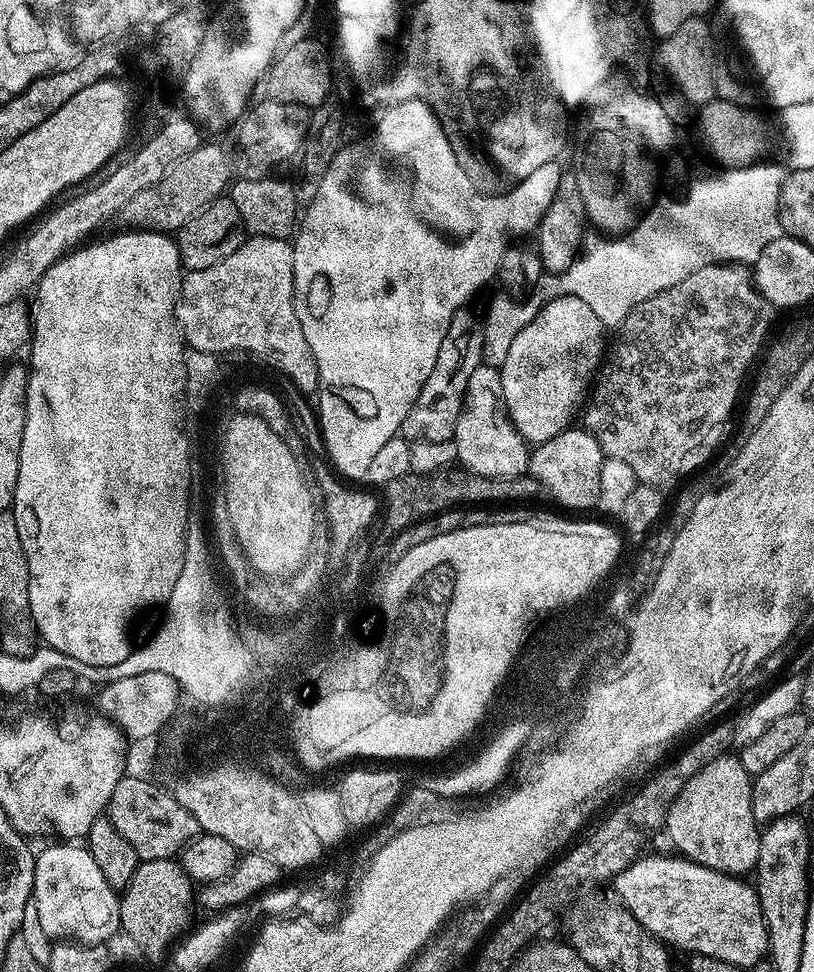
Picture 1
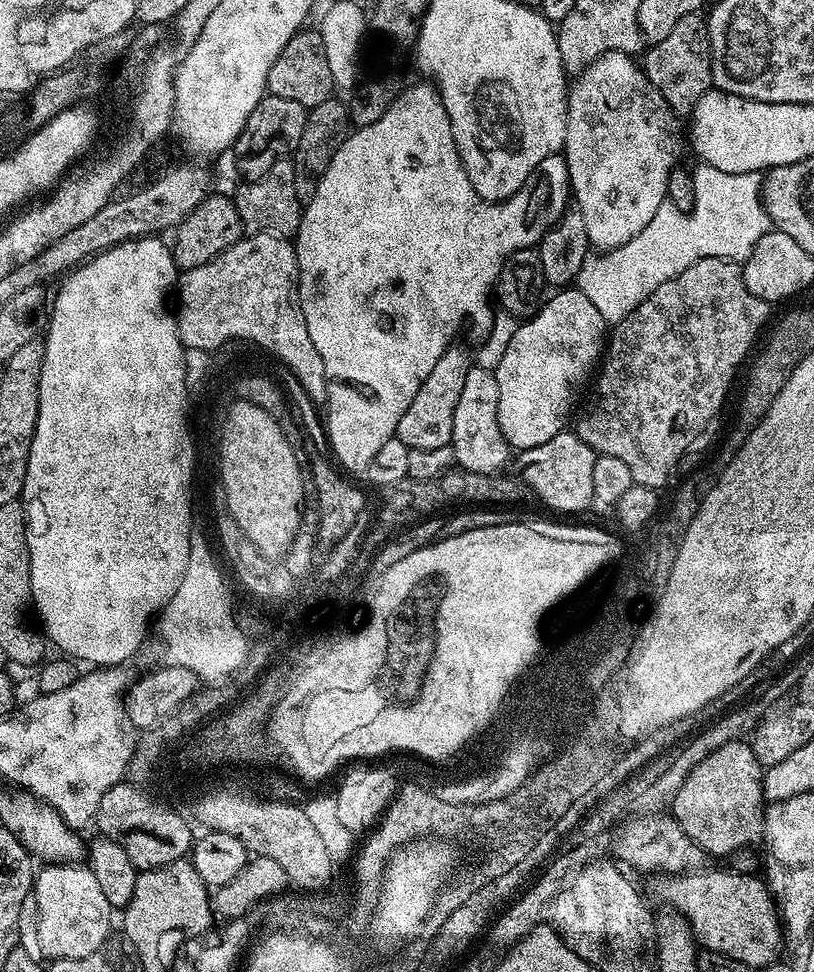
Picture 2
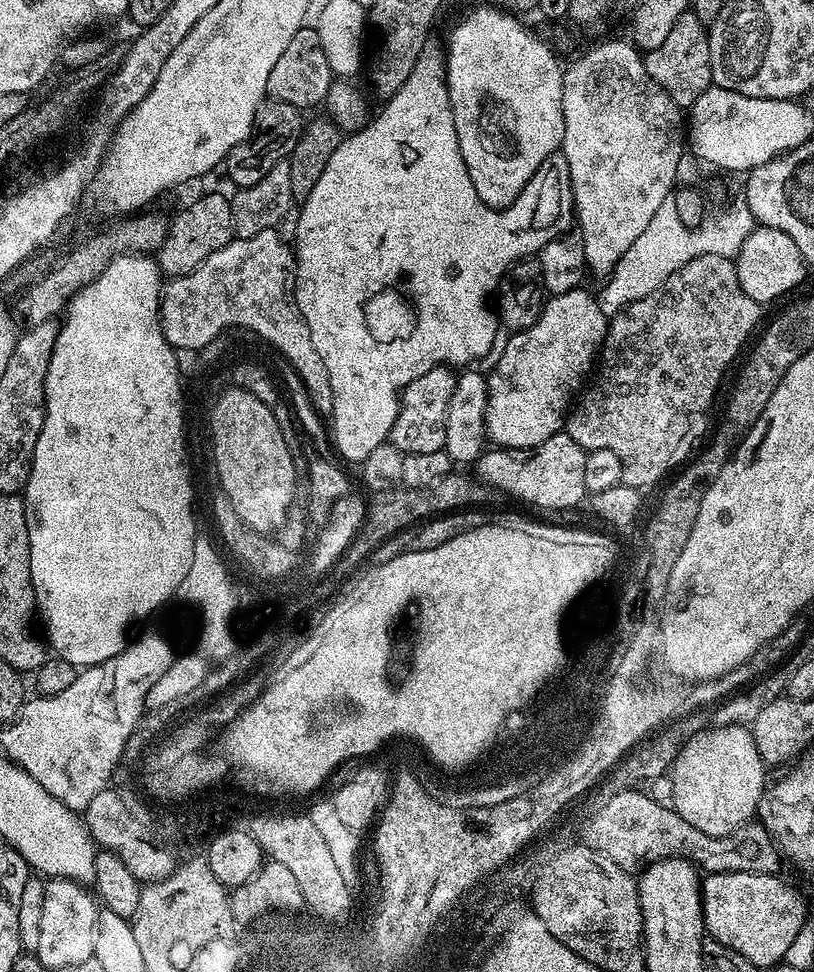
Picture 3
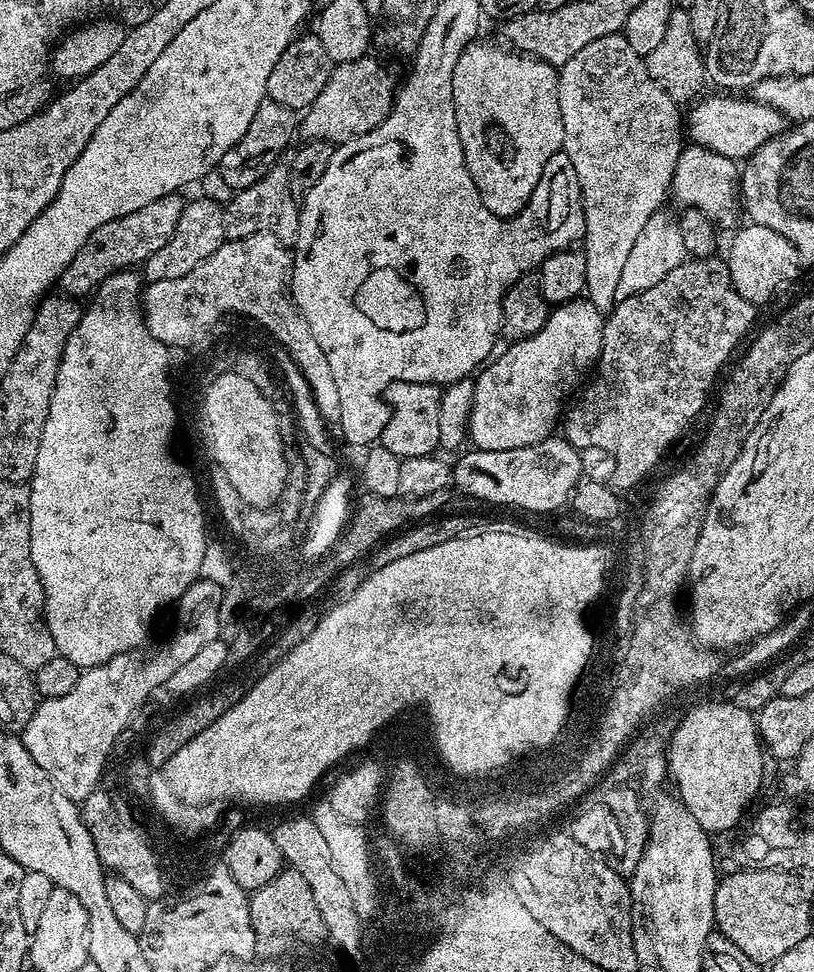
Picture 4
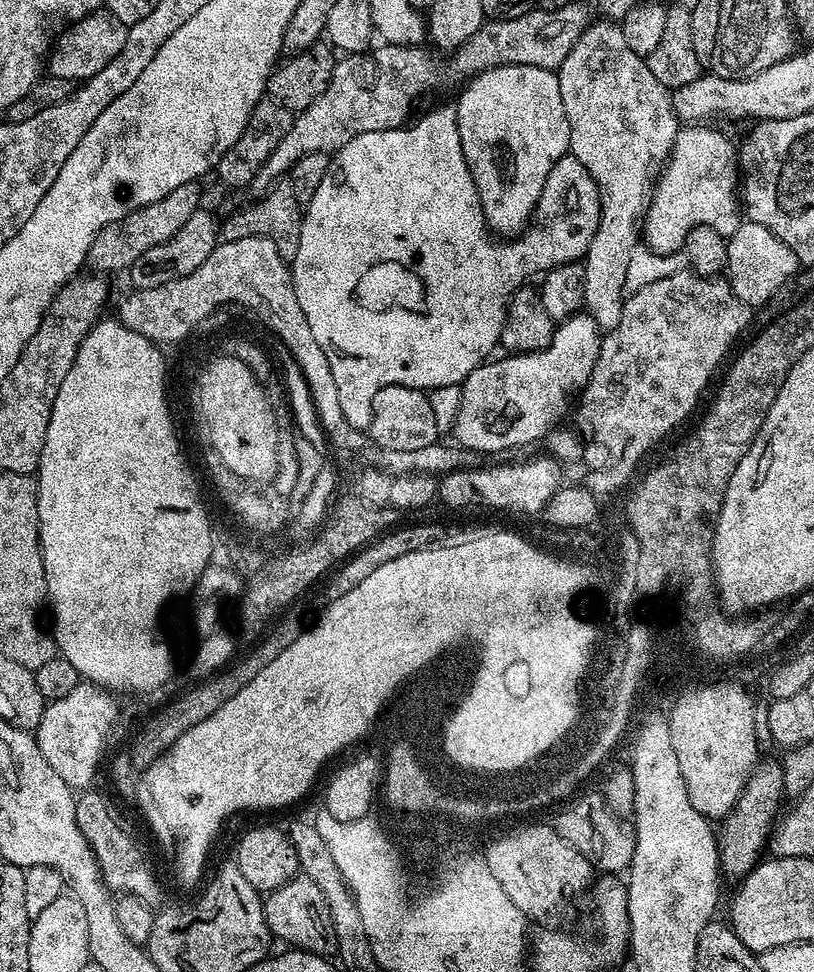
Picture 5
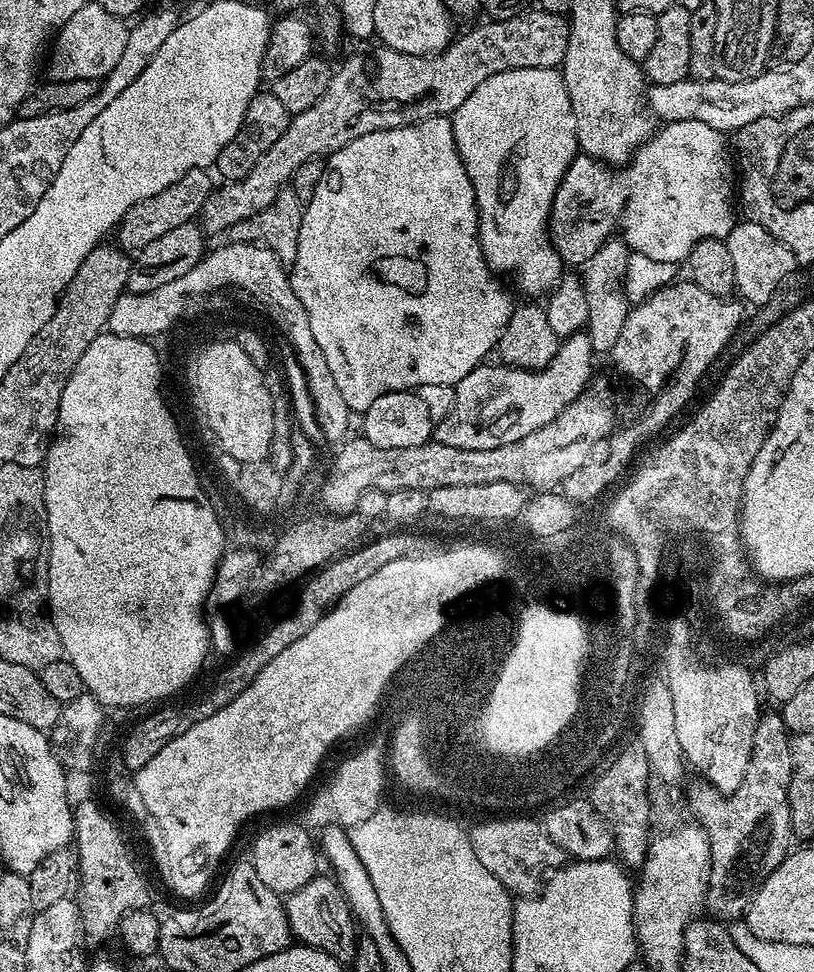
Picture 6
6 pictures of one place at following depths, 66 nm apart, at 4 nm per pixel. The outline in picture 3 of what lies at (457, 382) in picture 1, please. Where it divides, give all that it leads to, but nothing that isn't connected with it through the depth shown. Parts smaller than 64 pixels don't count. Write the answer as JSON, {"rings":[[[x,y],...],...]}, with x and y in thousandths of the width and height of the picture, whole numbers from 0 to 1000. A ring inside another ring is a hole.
{"rings":[[[542,377],[509,389],[491,403],[491,421],[482,430],[477,453],[498,469],[504,467],[533,467],[545,464],[548,455],[548,422],[553,405],[558,405],[561,384],[554,378]]]}

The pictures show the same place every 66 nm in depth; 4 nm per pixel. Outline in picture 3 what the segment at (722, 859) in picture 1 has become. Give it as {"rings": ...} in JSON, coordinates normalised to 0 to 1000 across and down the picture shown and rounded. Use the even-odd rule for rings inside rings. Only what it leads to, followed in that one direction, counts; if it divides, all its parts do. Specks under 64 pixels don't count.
{"rings":[[[887,745],[875,747],[871,753],[856,752],[855,756],[840,763],[829,786],[823,791],[826,798],[824,830],[853,854],[862,854],[869,860],[892,860],[920,847],[930,838],[934,829],[934,818],[937,817],[941,787],[931,776],[931,767],[926,763],[923,752],[913,745]]]}

